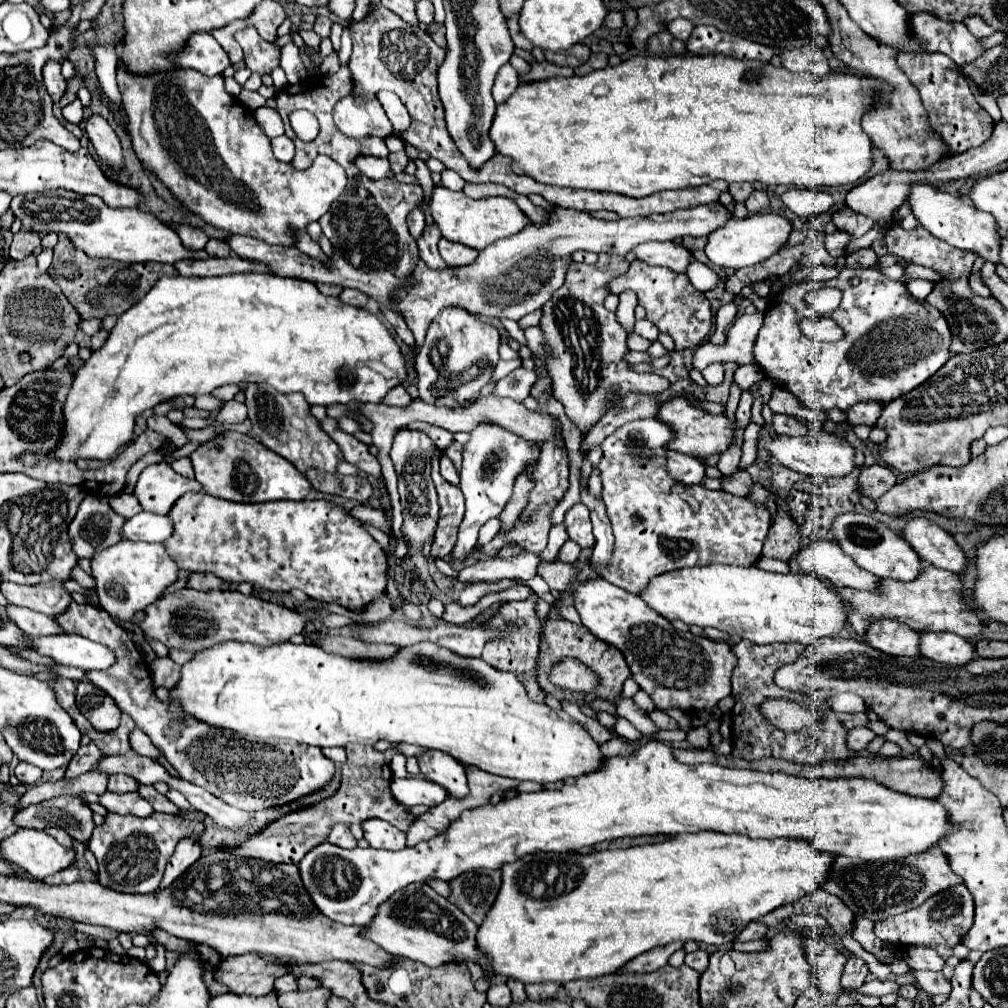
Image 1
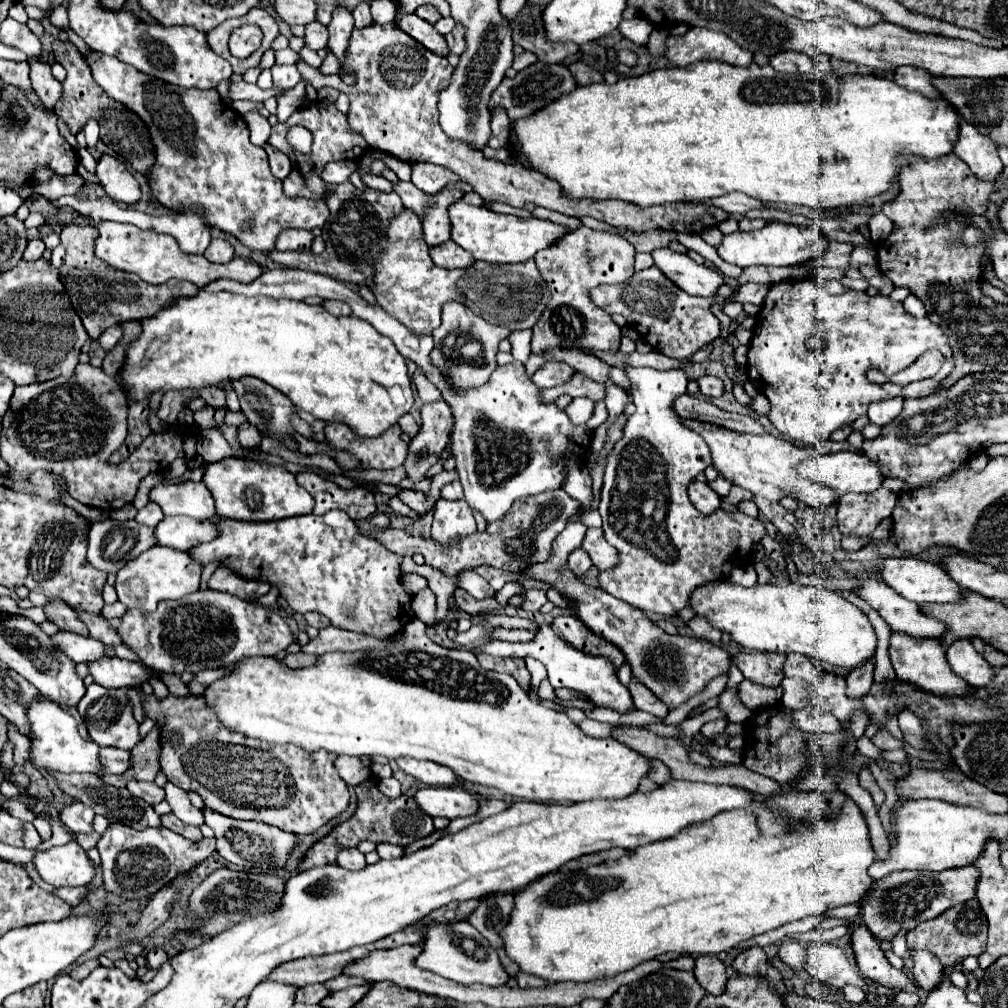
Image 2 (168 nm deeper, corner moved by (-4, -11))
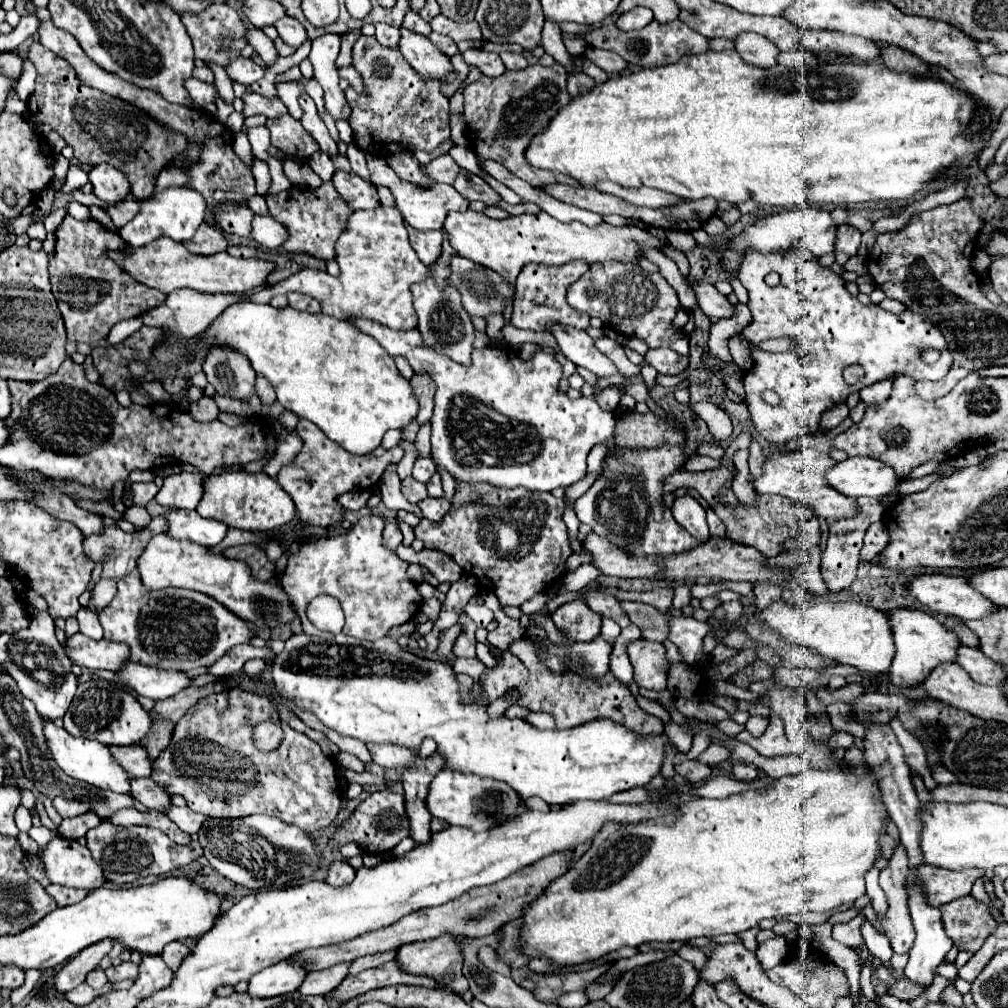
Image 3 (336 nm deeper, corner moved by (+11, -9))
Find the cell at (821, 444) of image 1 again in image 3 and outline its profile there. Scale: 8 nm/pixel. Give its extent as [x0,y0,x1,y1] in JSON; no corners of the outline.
[827,456,899,500]

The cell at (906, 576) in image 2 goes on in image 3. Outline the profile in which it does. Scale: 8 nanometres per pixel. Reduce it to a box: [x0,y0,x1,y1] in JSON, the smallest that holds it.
[907,574,997,620]

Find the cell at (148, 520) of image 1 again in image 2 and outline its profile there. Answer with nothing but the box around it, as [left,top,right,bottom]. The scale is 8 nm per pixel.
[154,516,216,550]

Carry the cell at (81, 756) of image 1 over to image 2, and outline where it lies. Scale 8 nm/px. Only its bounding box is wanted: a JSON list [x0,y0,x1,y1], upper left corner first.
[100,748,130,774]

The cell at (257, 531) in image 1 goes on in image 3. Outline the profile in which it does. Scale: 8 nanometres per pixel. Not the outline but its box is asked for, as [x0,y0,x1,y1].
[280,514,423,640]

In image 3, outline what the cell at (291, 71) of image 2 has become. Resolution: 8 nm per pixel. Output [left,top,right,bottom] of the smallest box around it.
[225,56,265,86]

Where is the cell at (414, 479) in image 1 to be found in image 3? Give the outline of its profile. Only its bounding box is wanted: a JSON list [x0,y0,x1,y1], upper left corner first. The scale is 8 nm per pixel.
[411,372,435,424]

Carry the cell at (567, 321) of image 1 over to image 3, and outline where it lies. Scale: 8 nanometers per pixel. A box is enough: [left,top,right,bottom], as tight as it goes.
[511,262,589,332]

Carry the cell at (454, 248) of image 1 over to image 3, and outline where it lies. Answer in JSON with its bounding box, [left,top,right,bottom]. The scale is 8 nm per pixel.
[407,224,443,266]

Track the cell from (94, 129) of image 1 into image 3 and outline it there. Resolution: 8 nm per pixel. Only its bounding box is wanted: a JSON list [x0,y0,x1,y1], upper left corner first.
[89,164,131,204]

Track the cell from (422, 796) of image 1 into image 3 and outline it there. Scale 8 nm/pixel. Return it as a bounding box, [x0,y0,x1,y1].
[427,768,521,832]

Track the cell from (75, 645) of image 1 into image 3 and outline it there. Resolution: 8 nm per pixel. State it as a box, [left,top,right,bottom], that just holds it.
[119,662,191,700]

